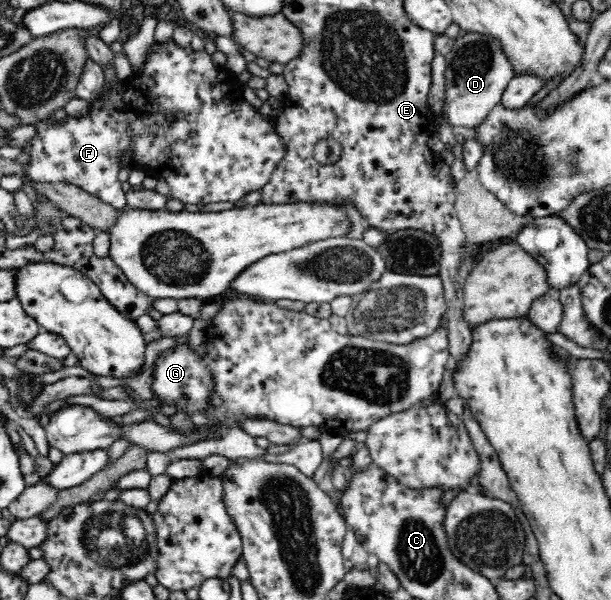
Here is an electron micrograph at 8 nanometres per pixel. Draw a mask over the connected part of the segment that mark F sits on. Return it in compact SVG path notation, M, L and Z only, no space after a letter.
M168 39L168 43L152 43L150 51L146 56L143 66L135 71L132 77L129 77L125 82L114 81L112 83L109 95L104 99L102 95L91 97L90 110L87 116L66 116L61 122L56 122L52 118L40 120L35 123L36 133L30 140L27 151L30 159L23 165L25 177L29 177L31 181L36 183L56 183L56 181L65 181L72 185L77 185L80 189L87 191L90 195L94 195L98 199L113 205L122 210L126 207L125 192L121 188L121 182L118 180L118 171L122 169L120 157L124 151L131 151L131 157L135 161L135 169L144 171L145 175L151 178L163 179L169 185L169 195L174 199L179 199L182 203L207 204L216 203L218 201L238 201L244 198L252 191L260 191L270 181L272 171L276 169L278 163L282 161L286 155L286 144L280 138L276 128L274 128L274 119L271 116L265 117L256 110L256 107L248 104L243 96L243 83L238 79L236 72L230 71L228 66L221 66L212 60L211 51L194 51L192 47L178 47L174 43L174 39Z

